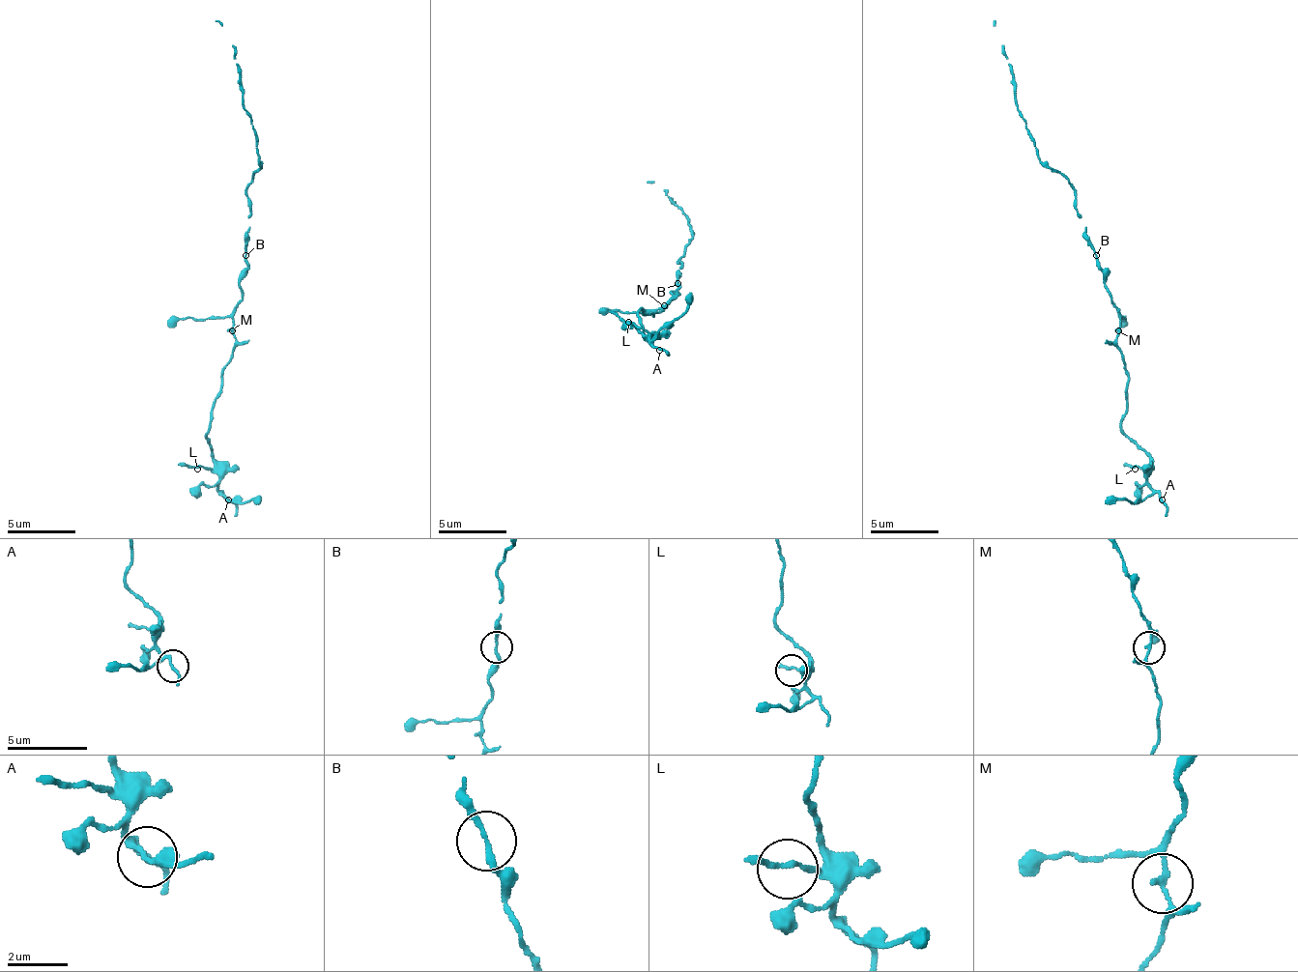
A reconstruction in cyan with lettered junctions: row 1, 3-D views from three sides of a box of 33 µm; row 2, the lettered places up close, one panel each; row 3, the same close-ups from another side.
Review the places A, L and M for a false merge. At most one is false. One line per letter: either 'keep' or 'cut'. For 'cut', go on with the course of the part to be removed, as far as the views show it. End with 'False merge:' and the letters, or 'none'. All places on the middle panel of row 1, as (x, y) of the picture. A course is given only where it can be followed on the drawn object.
A: keep
L: keep
M: keep
False merge: none

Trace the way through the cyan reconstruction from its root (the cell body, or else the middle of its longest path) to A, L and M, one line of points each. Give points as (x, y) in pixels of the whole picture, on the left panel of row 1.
A: (245, 276), (238, 283), (242, 300), (235, 311), (235, 349), (221, 376), (208, 434), (217, 489), (228, 500)
L: (245, 276), (238, 283), (242, 300), (235, 311), (235, 349), (211, 411), (208, 444), (215, 465), (197, 469)
M: (245, 276), (238, 283), (242, 300), (235, 311), (235, 328), (231, 331)

